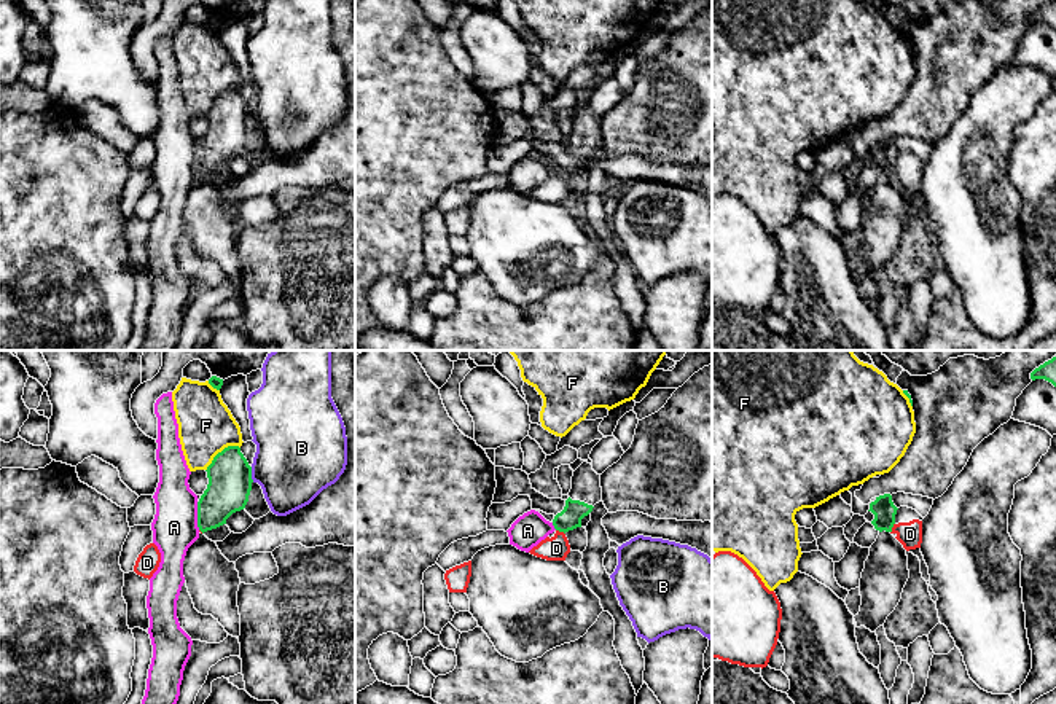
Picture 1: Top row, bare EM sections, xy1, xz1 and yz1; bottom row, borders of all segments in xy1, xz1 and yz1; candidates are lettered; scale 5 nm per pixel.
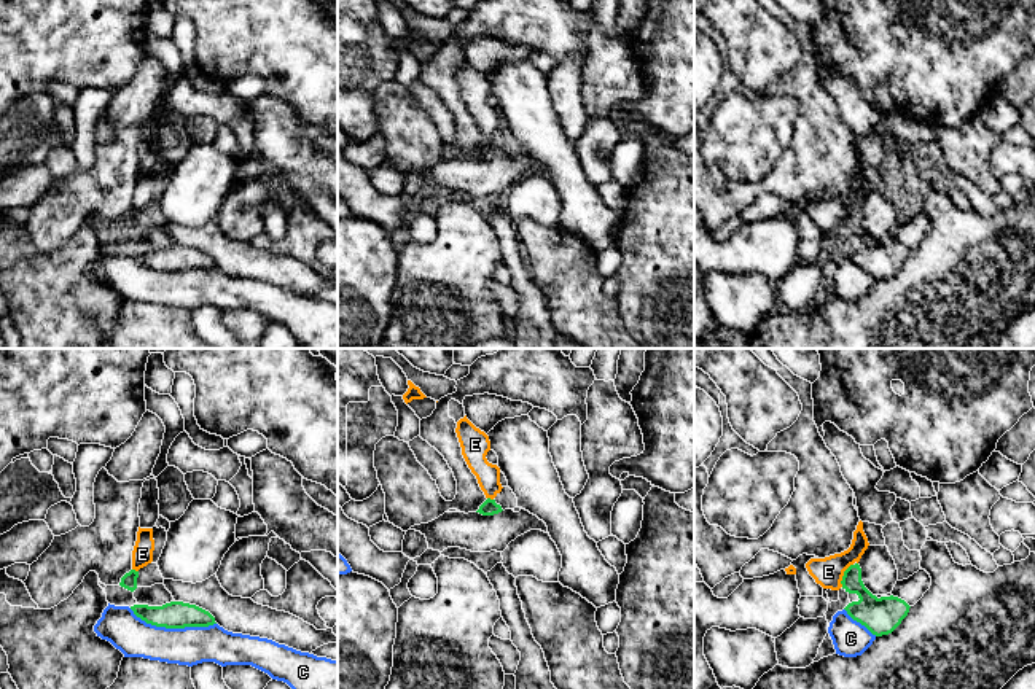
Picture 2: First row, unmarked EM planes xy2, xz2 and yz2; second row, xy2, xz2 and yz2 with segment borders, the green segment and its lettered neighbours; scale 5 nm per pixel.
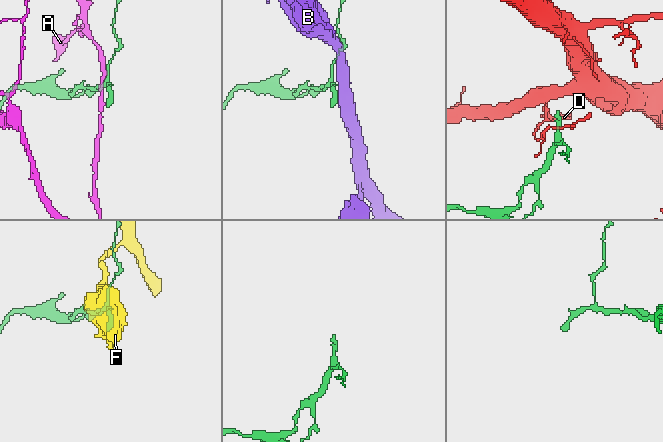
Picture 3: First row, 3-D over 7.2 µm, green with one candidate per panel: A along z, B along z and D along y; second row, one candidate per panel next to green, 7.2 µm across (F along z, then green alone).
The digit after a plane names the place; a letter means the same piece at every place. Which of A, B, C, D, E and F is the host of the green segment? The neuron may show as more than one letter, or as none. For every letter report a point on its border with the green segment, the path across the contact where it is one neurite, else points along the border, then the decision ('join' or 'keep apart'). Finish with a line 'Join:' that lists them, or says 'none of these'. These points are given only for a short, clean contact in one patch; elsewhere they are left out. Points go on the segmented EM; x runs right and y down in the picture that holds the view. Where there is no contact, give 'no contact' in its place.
A: meets green in xy1 at (198, 516); border along xy1 (196, 502), (196, 526), (199, 529); keep apart
B: meets green in xy1 at (250, 475); border along xy1 (250, 467), (254, 481); keep apart
C: meets green in xy2 at (172, 627); keep apart
D: meets green in xz1 at (561, 531); border along xz1 (556, 529), (564, 534); keep apart
E: meets green in yz2 at (844, 575); border along yz2 (852, 564), (844, 572), (841, 586); keep apart
F: meets green in xy1 at (222, 451); keep apart
Join: none of these

